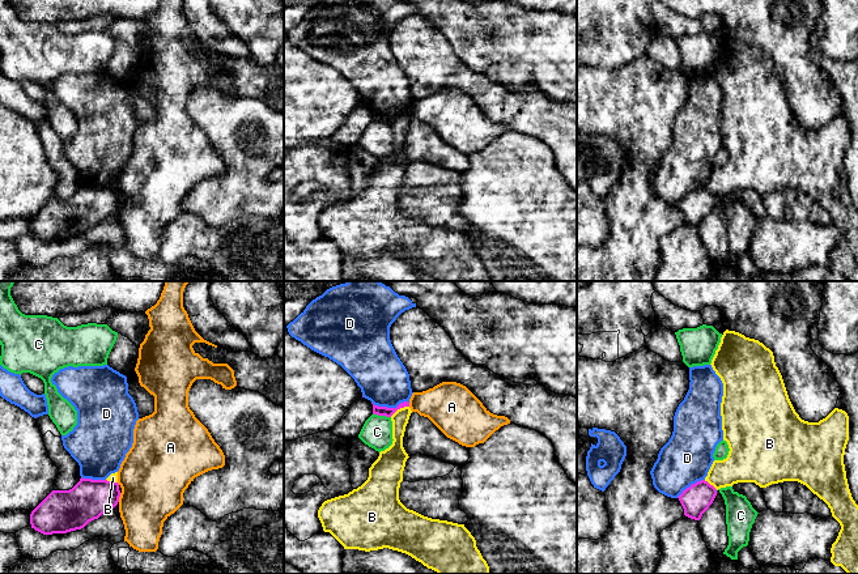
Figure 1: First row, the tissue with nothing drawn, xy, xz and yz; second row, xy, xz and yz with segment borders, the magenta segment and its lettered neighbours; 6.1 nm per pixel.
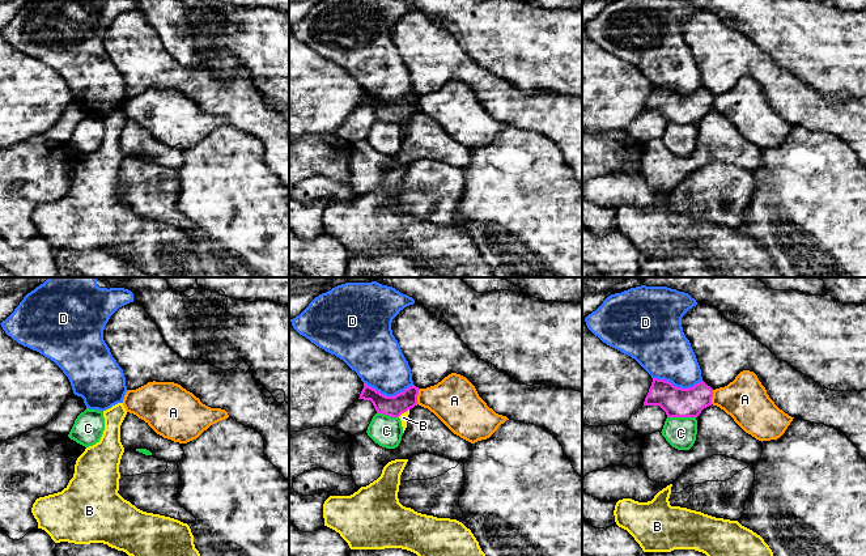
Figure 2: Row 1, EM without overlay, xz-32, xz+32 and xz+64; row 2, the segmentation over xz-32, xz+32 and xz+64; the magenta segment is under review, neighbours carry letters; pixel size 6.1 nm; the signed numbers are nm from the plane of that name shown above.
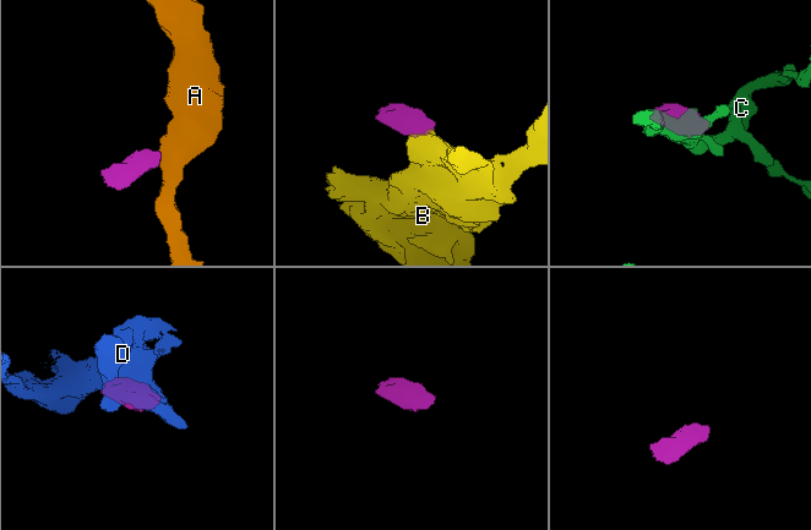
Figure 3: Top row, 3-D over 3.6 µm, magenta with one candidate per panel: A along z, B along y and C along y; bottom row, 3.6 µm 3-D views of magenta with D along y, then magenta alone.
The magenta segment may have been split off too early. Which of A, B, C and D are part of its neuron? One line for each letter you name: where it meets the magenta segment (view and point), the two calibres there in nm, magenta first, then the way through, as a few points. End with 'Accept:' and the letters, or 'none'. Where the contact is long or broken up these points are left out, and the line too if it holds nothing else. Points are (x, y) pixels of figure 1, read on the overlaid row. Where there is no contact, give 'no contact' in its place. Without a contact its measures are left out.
Accept: none

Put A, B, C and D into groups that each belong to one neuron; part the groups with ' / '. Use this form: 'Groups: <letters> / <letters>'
Groups: A / B / C / D

